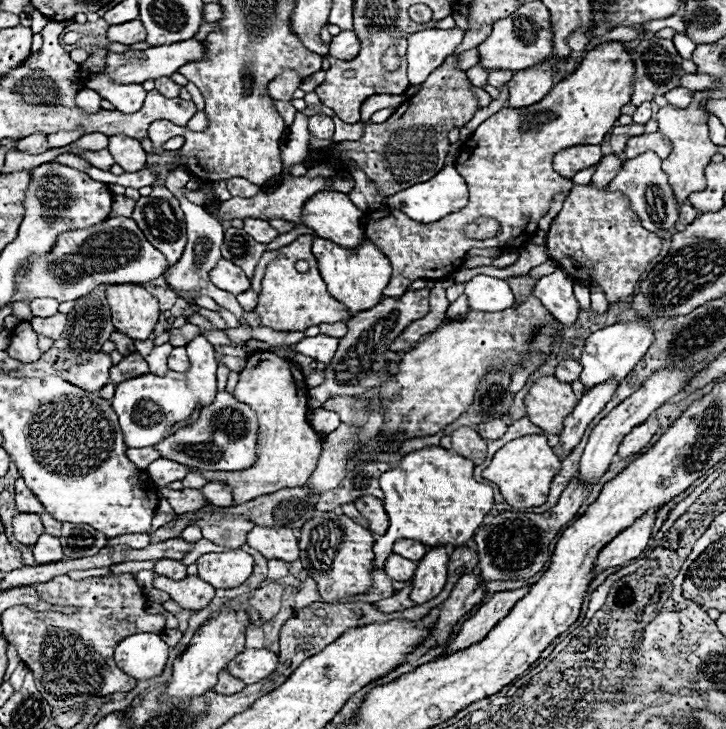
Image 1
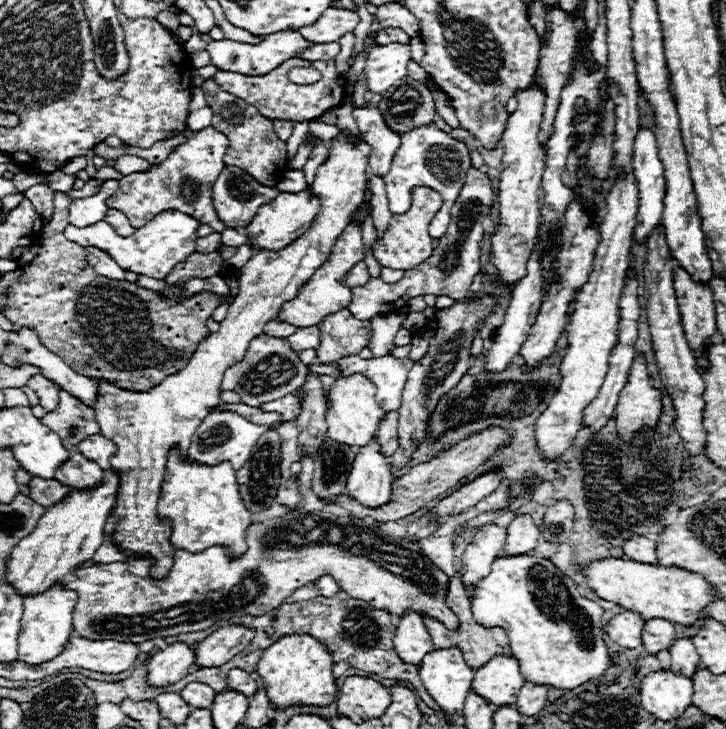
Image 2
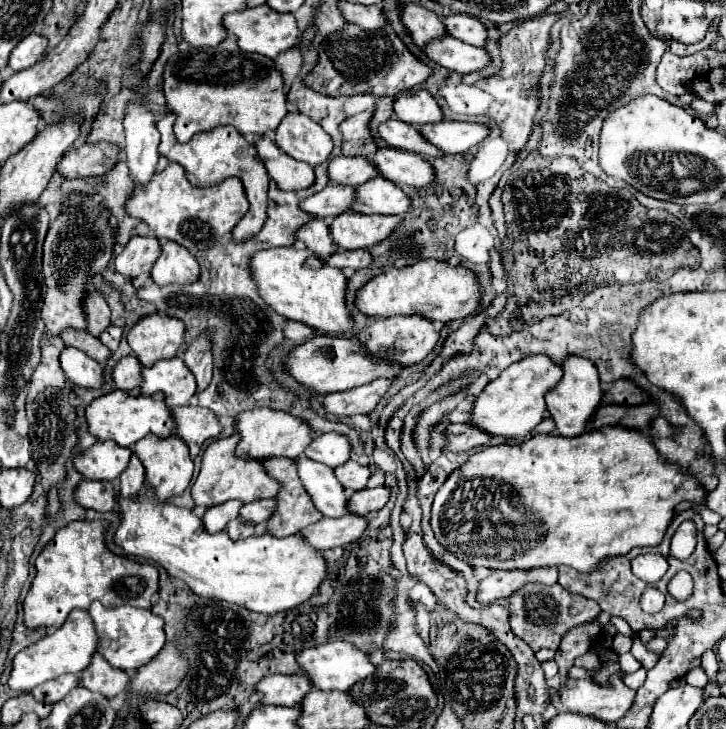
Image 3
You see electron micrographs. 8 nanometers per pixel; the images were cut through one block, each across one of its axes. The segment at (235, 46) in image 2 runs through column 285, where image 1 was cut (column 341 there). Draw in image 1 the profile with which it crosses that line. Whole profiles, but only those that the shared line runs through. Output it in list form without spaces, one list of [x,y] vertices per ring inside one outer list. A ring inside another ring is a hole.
[[[342,30],[338,36],[332,38],[328,56],[338,58],[338,60],[350,60],[356,54],[358,54],[358,38],[352,30]]]

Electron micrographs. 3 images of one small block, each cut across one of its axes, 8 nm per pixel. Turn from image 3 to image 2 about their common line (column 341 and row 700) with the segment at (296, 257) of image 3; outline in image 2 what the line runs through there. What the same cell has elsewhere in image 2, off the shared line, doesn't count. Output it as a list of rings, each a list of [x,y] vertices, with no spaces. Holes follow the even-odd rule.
[[[292,634],[272,644],[260,658],[260,684],[276,708],[288,706],[328,706],[336,700],[336,682],[332,678],[332,658],[328,650],[308,634]]]

